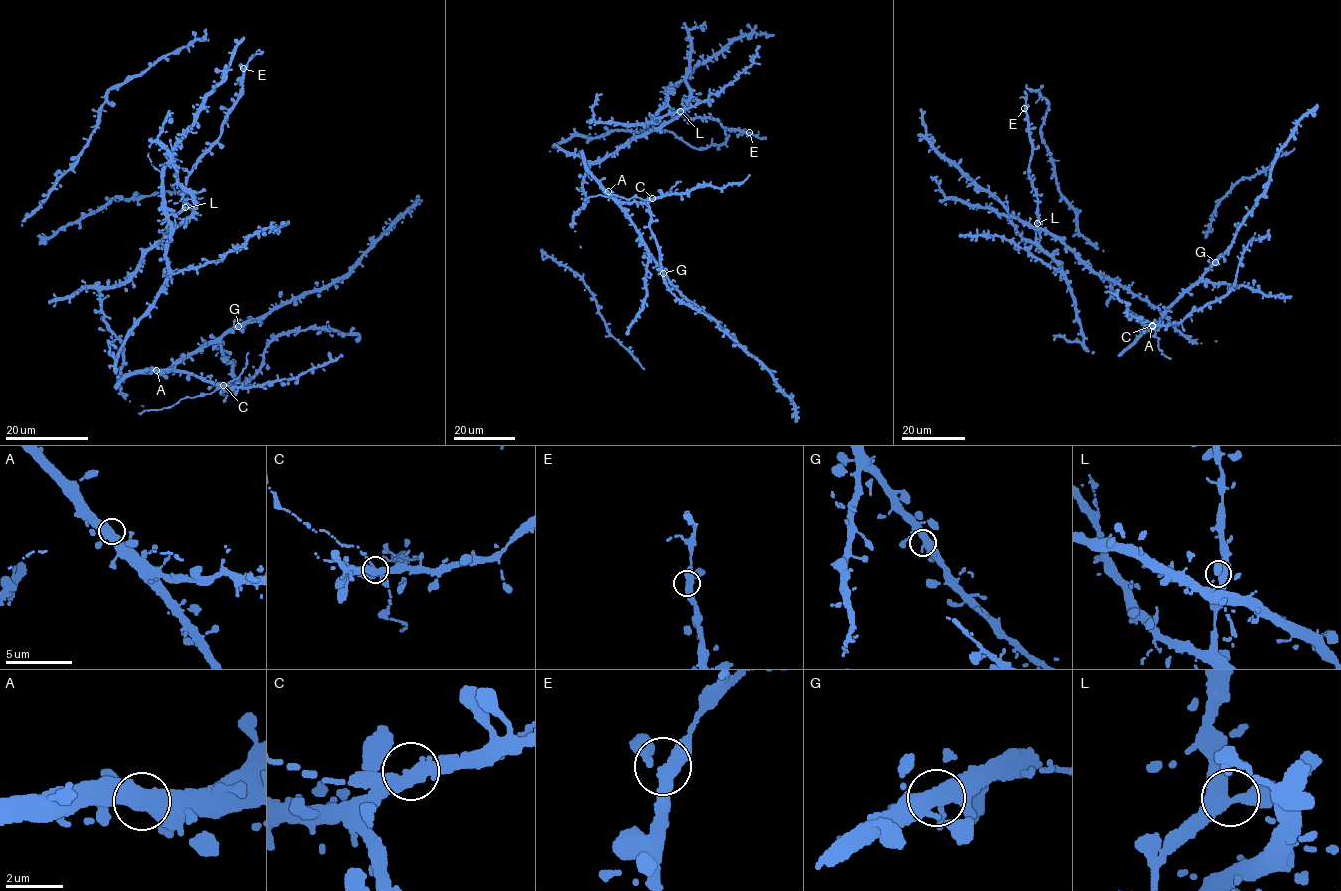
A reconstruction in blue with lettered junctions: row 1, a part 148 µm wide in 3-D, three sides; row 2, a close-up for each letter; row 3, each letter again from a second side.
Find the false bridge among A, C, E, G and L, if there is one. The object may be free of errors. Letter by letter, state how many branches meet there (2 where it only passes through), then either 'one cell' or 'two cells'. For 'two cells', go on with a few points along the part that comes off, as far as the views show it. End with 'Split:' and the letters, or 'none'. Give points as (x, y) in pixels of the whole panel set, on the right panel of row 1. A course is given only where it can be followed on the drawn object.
A: 3 branches meet; one cell
C: 3 branches meet; one cell
E: 3 branches meet; one cell
G: 3 branches meet; one cell
L: 3 branches meet; one cell
Split: none

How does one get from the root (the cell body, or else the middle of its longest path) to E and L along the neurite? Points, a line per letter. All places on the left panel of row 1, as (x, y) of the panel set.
E: (208, 149), (219, 137), (227, 112), (239, 94), (243, 68)
L: (208, 149), (187, 178), (183, 197), (185, 207)

